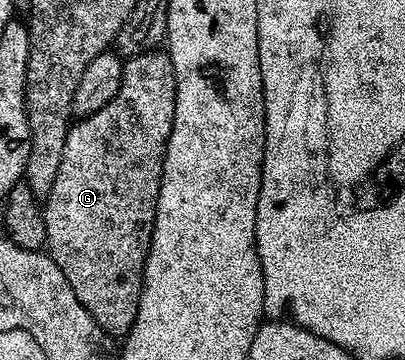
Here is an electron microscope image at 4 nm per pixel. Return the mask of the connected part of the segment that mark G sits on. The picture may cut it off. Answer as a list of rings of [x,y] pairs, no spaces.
[[[154,50],[130,56],[124,65],[119,94],[115,94],[103,110],[95,110],[95,114],[82,116],[70,123],[67,143],[63,146],[63,162],[59,162],[59,174],[55,174],[55,186],[51,186],[51,194],[43,200],[47,254],[55,266],[63,270],[67,282],[71,282],[75,298],[87,306],[87,314],[95,318],[97,325],[110,338],[128,336],[139,310],[145,263],[163,178],[163,162],[175,118],[177,89],[168,51]]]

